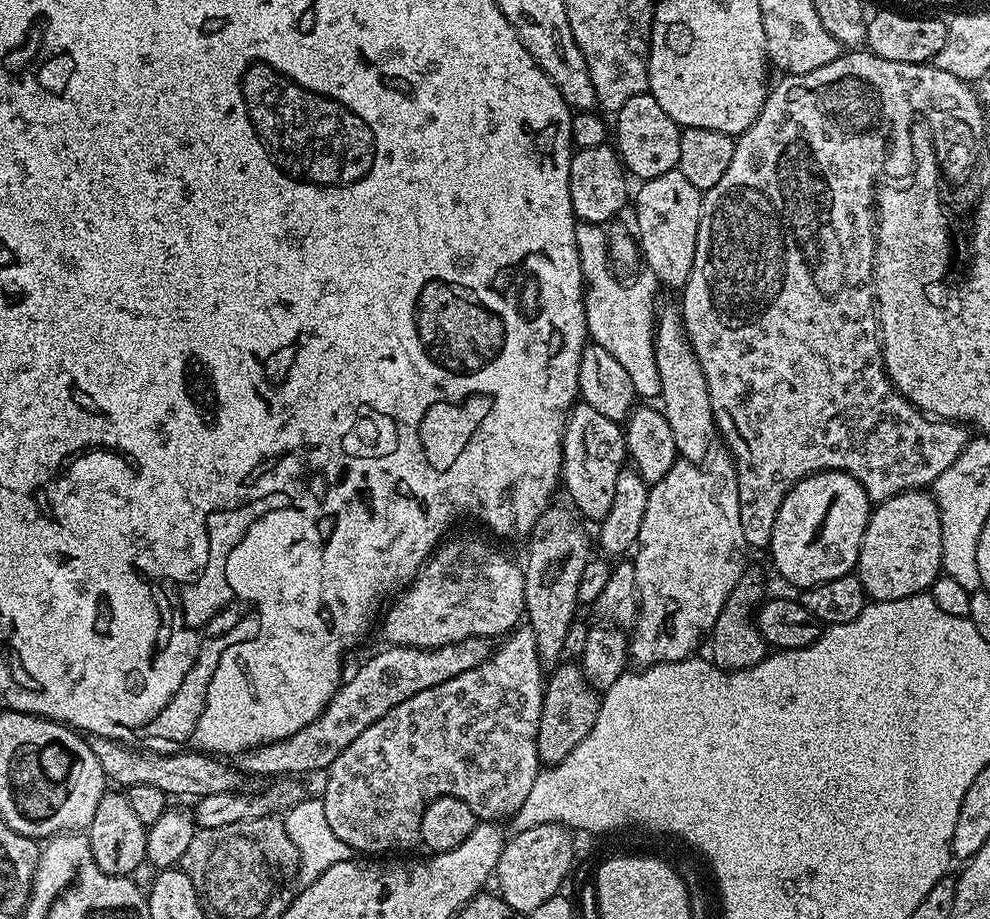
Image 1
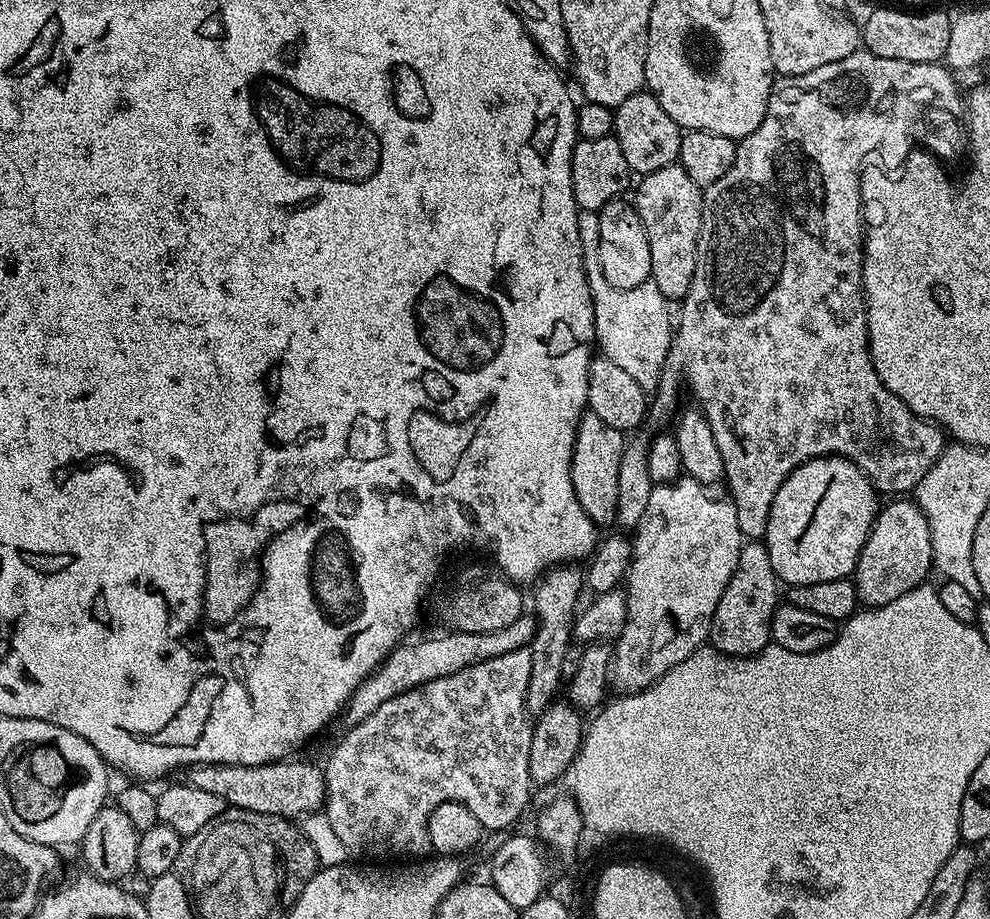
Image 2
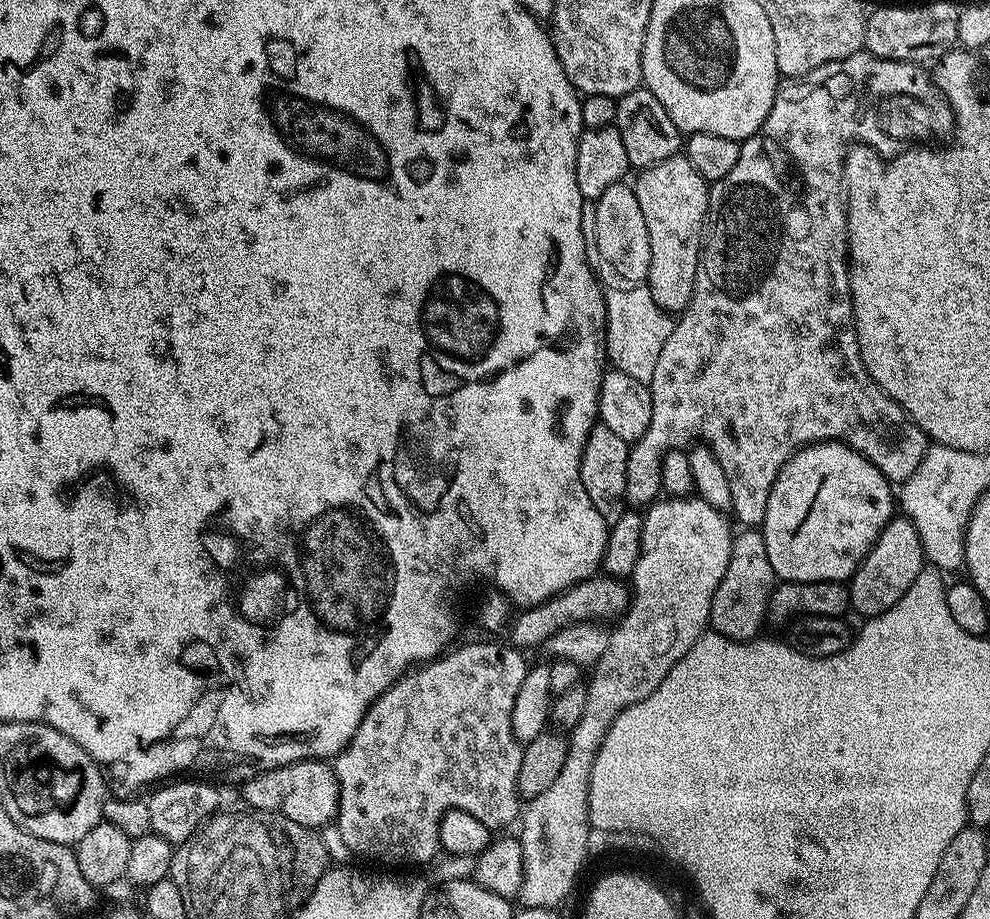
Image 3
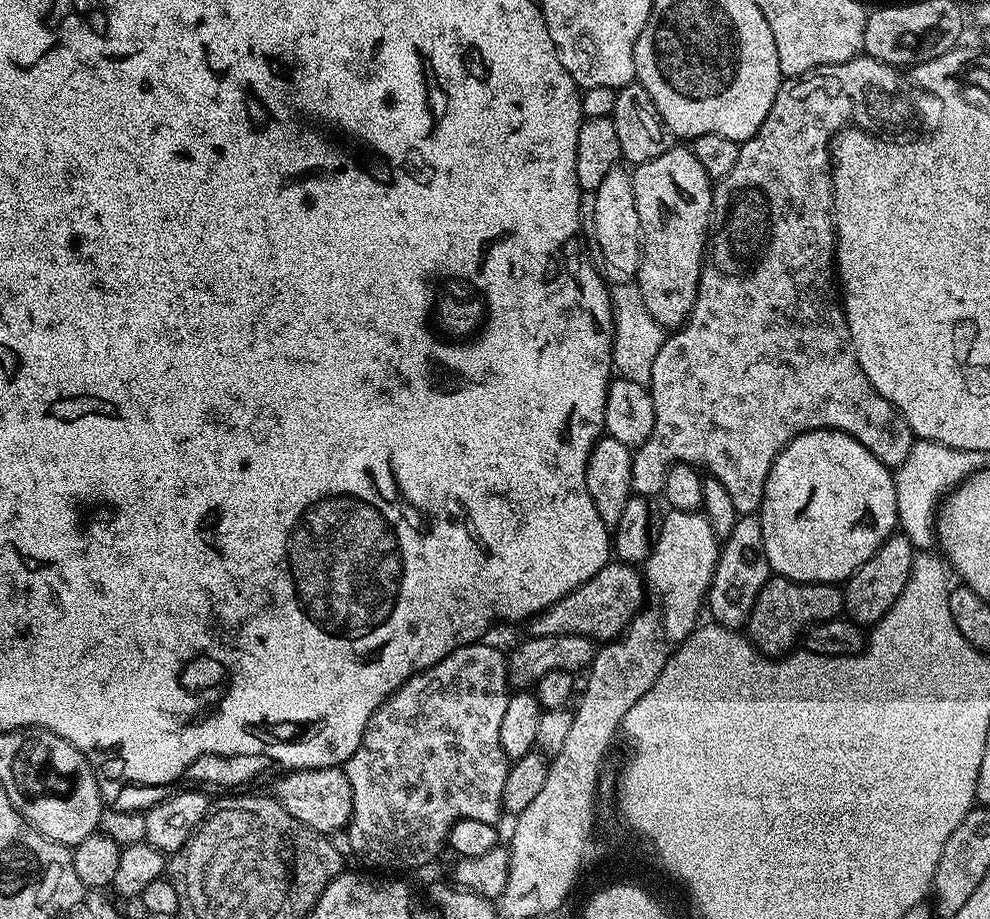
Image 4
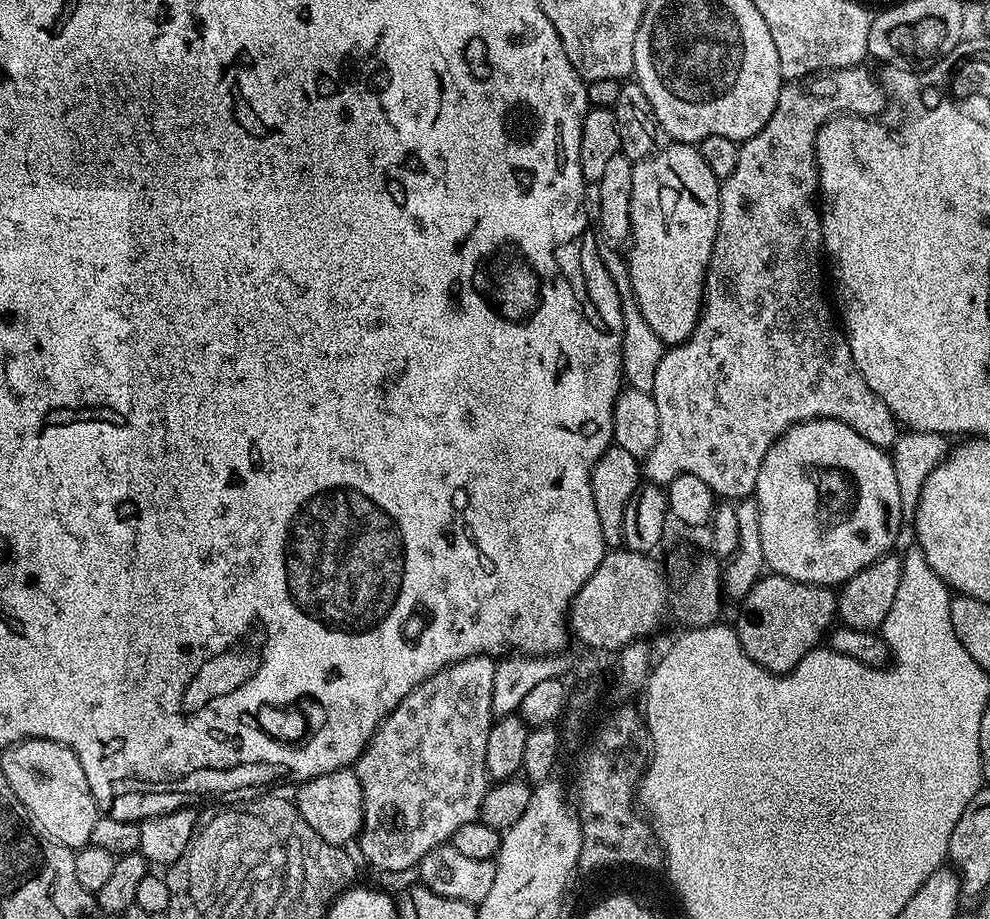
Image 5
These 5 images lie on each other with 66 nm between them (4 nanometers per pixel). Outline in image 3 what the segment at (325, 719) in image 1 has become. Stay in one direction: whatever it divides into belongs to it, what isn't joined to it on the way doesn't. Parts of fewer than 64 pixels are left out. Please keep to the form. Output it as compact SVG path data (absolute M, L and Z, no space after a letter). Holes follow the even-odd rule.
M597 574L588 580L581 580L565 592L552 596L544 604L535 604L532 608L525 608L515 613L510 627L507 629L507 643L511 647L521 650L536 648L543 645L559 628L569 628L583 620L595 620L597 622L608 622L608 619L619 617L627 609L630 603L630 592L624 588L619 579L607 574Z

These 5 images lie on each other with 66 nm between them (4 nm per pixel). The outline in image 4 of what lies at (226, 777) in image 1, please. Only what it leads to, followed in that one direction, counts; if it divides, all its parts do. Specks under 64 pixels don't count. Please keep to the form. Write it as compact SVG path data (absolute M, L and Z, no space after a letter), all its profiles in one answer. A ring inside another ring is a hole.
M343 767L335 768L297 768L283 773L284 776L276 784L274 798L290 814L290 818L298 818L310 830L331 834L348 827L348 819L352 816L352 795L350 794L350 782L346 778Z

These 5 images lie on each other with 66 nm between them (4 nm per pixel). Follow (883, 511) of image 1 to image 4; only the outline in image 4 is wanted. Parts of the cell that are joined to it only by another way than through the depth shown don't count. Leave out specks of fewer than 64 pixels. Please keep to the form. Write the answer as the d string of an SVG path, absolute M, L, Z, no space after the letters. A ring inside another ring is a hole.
M893 534L862 567L848 577L843 585L844 612L847 619L855 620L861 626L877 624L892 609L898 594L906 586L912 569L914 549L907 536Z

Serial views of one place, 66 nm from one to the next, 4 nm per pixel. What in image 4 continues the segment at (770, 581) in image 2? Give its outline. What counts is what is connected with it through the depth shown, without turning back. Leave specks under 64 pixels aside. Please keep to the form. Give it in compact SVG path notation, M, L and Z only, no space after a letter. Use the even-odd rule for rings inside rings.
M740 514L736 516L730 534L723 537L720 545L720 557L716 563L716 573L712 575L712 584L708 587L706 612L715 623L723 628L740 630L750 618L750 610L754 610L754 602L773 575L770 562L766 558L766 546L762 542L762 526L756 514Z

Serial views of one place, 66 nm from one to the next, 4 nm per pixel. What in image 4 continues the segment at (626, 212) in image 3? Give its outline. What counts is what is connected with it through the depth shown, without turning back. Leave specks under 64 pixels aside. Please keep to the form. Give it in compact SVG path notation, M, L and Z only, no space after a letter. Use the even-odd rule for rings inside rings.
M625 167L612 168L594 191L594 236L603 260L618 278L633 277L640 267L642 241L638 210L634 206L634 190L631 173Z

